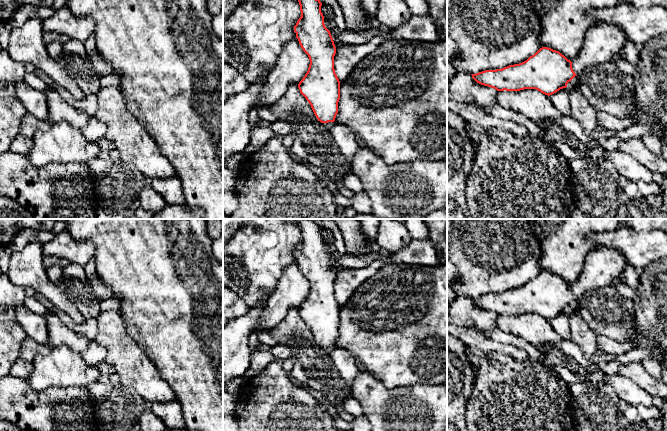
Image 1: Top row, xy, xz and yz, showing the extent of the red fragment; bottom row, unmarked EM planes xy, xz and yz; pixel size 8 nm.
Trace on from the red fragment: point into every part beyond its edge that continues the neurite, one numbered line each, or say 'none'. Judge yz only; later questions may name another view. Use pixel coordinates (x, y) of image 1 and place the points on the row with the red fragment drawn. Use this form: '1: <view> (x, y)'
1: yz (602, 43)

